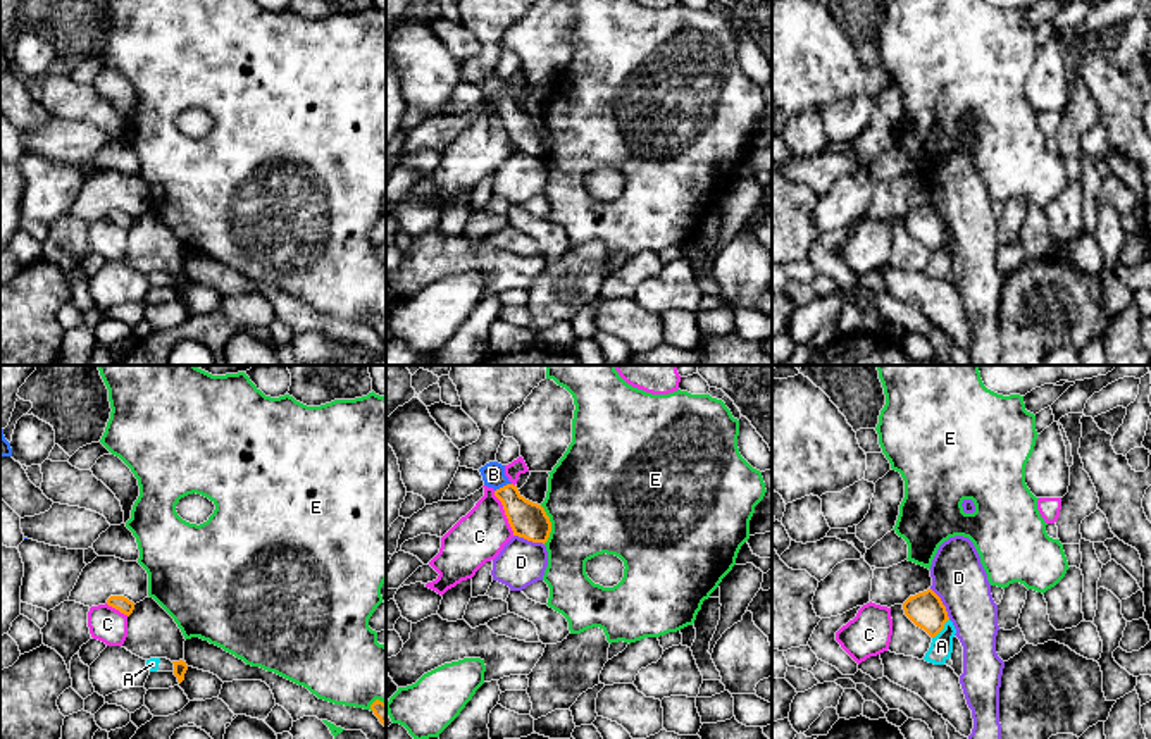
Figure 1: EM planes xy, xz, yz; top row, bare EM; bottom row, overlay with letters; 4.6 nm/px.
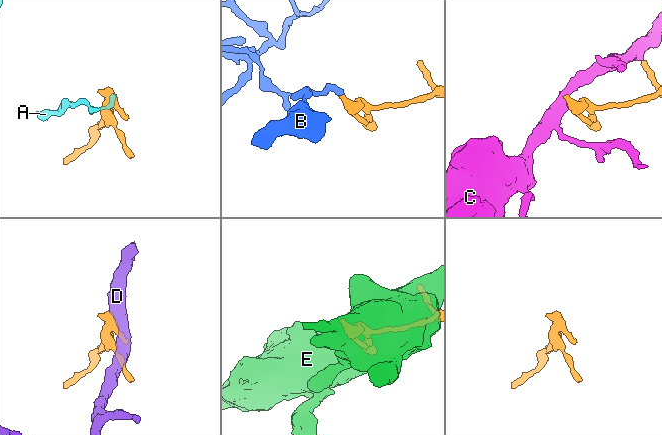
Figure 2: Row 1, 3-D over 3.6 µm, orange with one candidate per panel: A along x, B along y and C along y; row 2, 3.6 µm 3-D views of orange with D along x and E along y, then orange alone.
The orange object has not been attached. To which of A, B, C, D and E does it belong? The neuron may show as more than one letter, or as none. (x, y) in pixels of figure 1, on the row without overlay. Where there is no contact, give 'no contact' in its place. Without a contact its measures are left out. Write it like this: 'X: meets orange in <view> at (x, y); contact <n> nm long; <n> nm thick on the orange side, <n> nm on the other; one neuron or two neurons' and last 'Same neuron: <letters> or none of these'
A: meets orange in yz at (941, 243); contact 120 nm long; 170 nm thick on the orange side, 110 nm on the other; two neurons
B: meets orange in xz at (503, 100); contact 90 nm long; 170 nm thick on the orange side, 110 nm on the other; one neuron
C: meets orange in xz at (505, 128); contact 220 nm long; 170 nm thick on the orange side, 240 nm on the other; two neurons
D: meets orange in yz at (941, 217); contact 180 nm long; 170 nm thick on the orange side, 260 nm on the other; two neurons
E: meets orange in xz at (550, 138); contact 190 nm long; 170 nm thick on the orange side, 480 nm on the other; two neurons
Same neuron: B

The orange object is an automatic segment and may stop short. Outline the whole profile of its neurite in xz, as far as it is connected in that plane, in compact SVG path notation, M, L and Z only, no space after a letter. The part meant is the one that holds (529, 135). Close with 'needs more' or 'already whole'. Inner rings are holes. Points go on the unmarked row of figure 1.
M489 76L479 86L484 100L493 102L495 110L501 115L513 150L544 158L551 146L551 136L544 122L519 107L517 100L505 90L505 79Z | needs more

